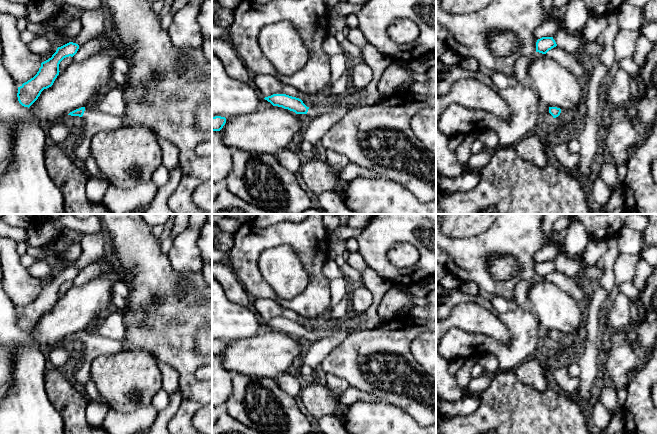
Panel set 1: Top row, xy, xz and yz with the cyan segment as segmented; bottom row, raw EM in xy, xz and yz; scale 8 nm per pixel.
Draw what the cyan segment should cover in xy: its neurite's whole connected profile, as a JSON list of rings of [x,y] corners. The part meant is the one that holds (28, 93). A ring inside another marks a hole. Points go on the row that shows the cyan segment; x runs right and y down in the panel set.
[[[69,42],[58,47],[51,58],[41,63],[37,74],[18,87],[18,101],[24,107],[30,107],[40,96],[44,89],[51,87],[59,75],[59,64],[66,57],[73,57],[79,45]]]

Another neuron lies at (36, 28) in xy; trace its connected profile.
[[[27,22],[27,30],[31,31],[32,33],[35,34],[43,34],[44,36],[47,37],[48,41],[53,45],[53,46],[59,46],[59,39],[58,35],[56,34],[56,31],[53,32],[47,32],[46,31],[46,23],[32,23],[32,22]]]

